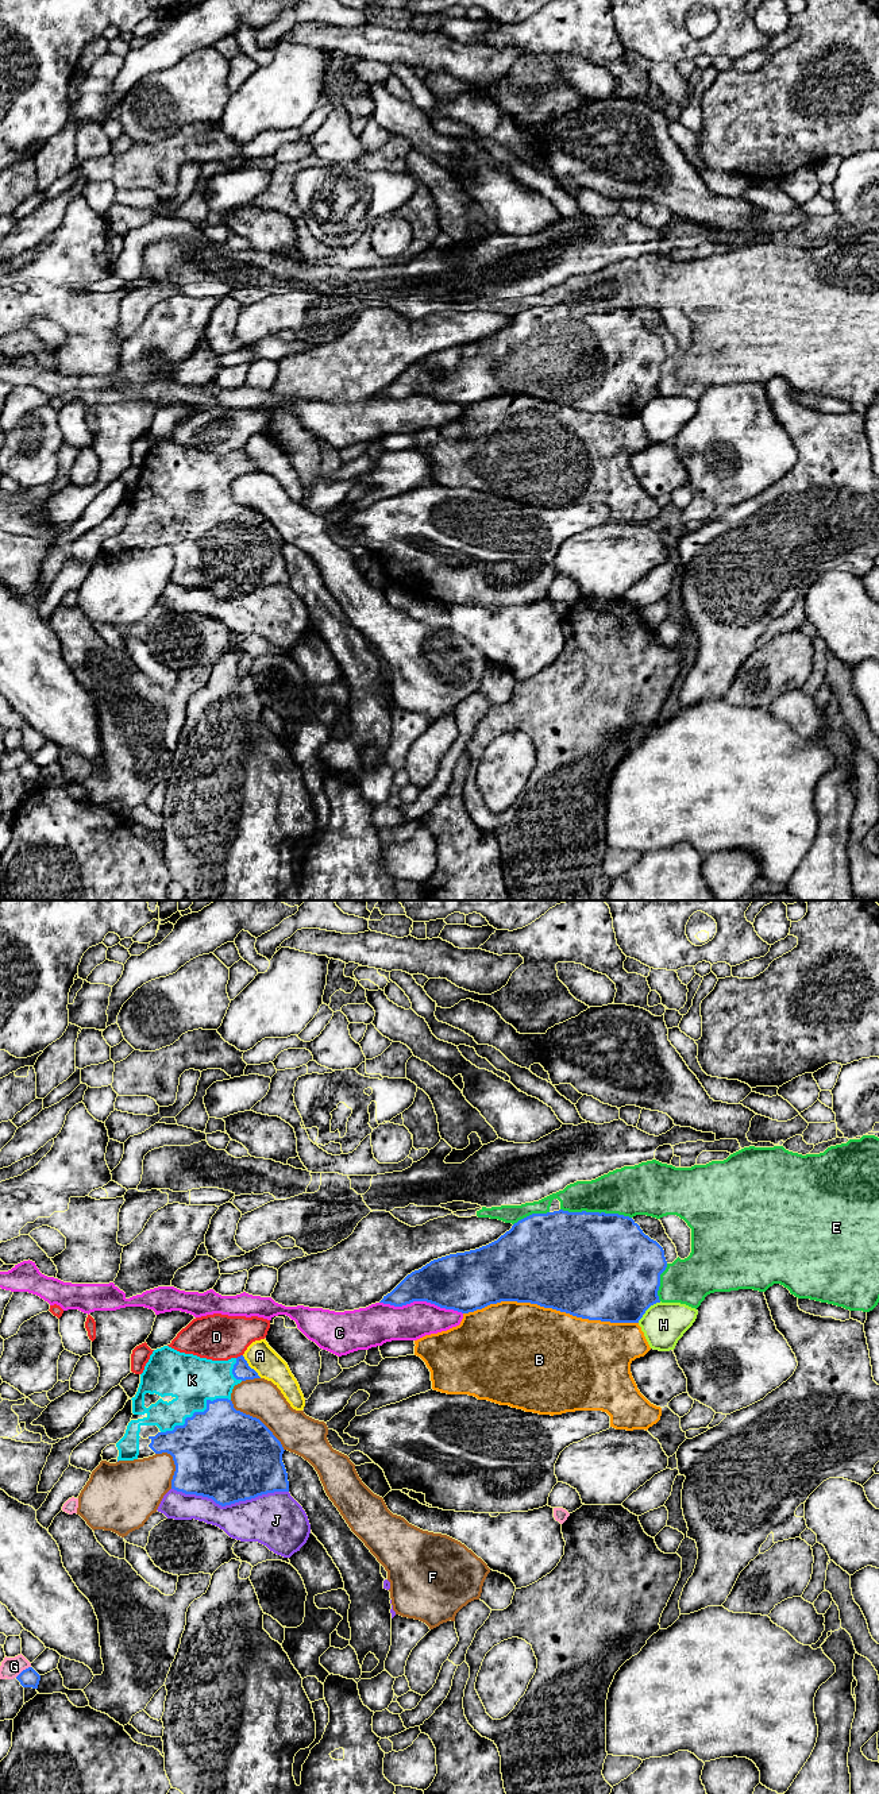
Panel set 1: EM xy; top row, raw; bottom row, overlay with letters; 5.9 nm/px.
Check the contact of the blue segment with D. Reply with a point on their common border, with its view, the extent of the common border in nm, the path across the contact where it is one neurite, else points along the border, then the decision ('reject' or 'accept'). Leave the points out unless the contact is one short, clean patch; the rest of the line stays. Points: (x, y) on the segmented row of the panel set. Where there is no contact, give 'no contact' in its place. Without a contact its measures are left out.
xy (241, 1355) | 50 nm | along xy (242, 1354), (236, 1358) | reject

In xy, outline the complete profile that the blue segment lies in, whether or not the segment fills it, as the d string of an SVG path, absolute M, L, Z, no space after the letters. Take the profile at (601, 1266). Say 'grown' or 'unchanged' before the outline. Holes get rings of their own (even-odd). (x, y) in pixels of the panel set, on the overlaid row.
unchanged; M554 1211L532 1214L512 1226L497 1241L475 1250L450 1254L431 1261L408 1274L379 1303L402 1307L427 1301L462 1313L501 1301L537 1304L589 1320L639 1323L645 1311L660 1303L658 1290L667 1261L663 1247L643 1232L629 1216L605 1212Z

